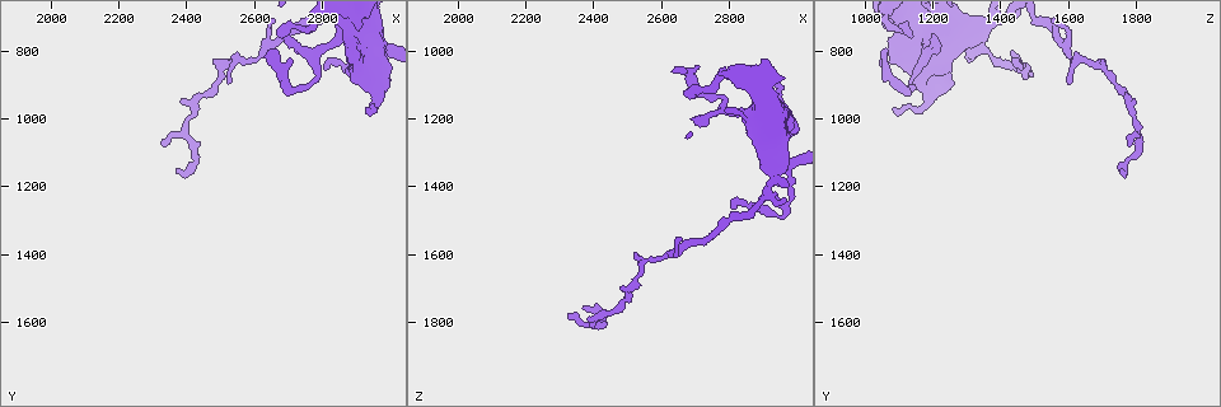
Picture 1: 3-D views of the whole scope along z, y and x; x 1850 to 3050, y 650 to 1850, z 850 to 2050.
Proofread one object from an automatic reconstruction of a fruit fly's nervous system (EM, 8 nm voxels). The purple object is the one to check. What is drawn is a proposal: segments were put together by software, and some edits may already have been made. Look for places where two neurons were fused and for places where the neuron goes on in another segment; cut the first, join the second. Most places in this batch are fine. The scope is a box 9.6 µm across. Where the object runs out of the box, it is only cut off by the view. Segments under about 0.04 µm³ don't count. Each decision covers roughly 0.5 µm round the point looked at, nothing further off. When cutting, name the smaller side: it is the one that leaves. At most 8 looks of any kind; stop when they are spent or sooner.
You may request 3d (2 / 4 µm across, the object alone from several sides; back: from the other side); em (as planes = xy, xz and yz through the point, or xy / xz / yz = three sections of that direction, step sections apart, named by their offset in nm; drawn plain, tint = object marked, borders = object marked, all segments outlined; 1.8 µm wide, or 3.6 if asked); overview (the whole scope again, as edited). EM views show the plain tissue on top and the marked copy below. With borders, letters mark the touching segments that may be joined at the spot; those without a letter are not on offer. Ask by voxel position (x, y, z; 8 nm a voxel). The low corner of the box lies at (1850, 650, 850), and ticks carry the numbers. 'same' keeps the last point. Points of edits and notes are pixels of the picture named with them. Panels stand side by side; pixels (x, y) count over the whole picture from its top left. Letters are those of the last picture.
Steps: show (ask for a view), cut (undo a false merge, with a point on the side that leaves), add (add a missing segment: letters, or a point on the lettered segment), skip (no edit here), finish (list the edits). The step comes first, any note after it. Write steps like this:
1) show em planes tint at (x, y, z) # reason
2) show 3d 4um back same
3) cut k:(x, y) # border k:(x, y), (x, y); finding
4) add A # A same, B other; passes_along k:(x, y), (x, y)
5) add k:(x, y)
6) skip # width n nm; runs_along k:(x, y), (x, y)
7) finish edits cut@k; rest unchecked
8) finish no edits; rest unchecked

show 3d 4um at (2640, 800, 1060) # an open end

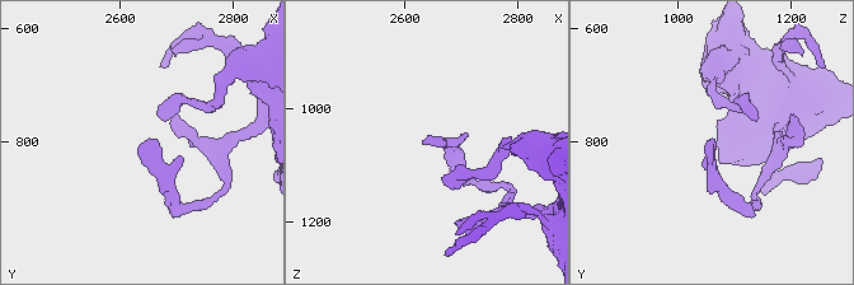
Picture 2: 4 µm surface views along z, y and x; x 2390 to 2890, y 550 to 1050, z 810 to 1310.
show em planes borders at (2650, 800, 1055) # need the tissue

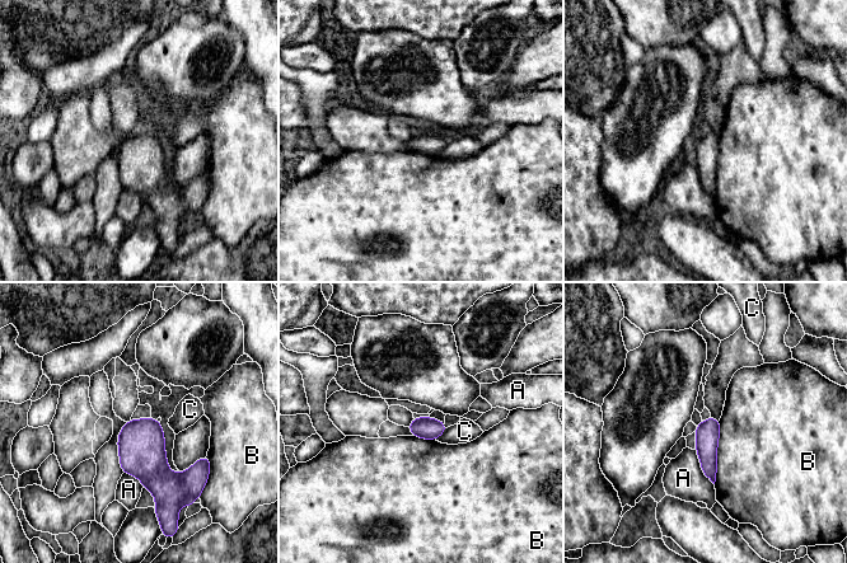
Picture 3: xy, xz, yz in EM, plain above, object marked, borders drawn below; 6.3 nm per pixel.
skip # longest_contact B 400 nm; A other, B other, C other; border 3:(720, 420), (716, 481), (714, 483); none of them fits

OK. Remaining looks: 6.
show em 3.6um yz step 8 borders at (2960, 770, 1350) # calibre changes

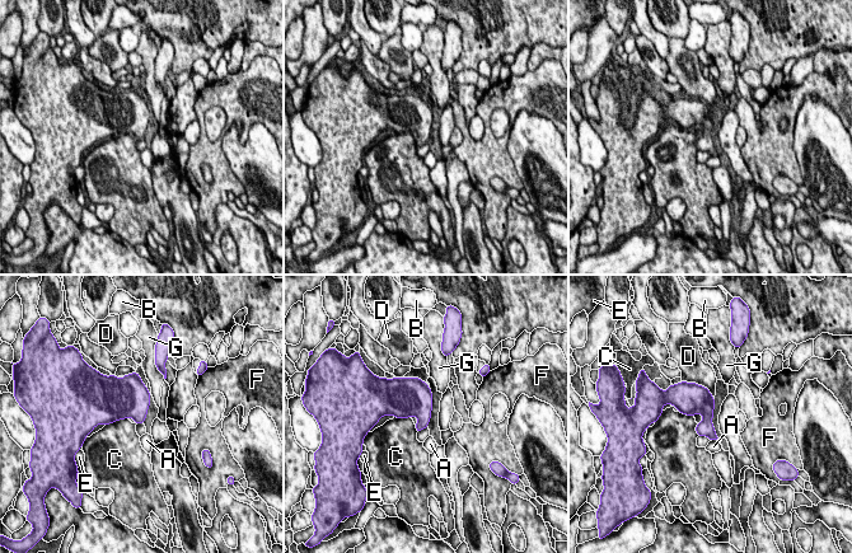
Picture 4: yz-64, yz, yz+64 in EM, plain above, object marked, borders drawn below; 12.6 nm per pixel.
show em 3.6um xz step 8 borders same

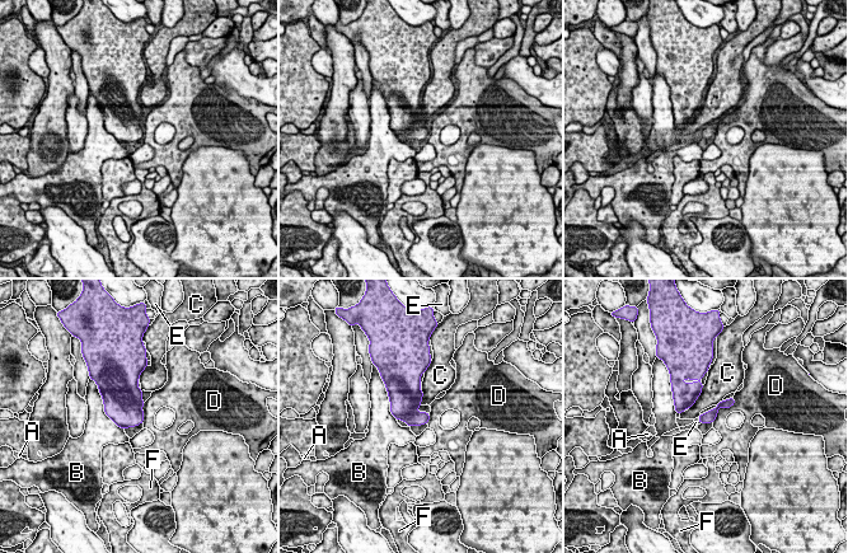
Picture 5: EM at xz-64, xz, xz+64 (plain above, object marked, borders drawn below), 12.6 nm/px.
skip # longest_contact B 550 nm; A other, B other, C other, D other, E other, F other; runs_along 5:(731, 401), (701, 418); continuous, no second neuron

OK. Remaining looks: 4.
show em planes borders at (2930, 970, 1090)

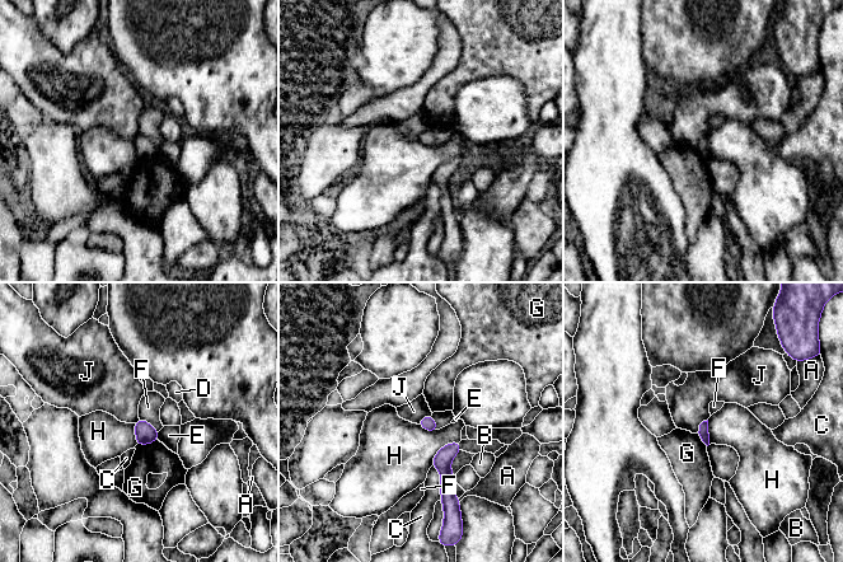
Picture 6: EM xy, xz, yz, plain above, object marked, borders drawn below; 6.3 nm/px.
skip # width 70 nm; longest_contact H 240 nm; A other, B other, C other, D other, E other, F other, G other, H other, J other; none of them fits

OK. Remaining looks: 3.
finish no edits; rest unchecked

